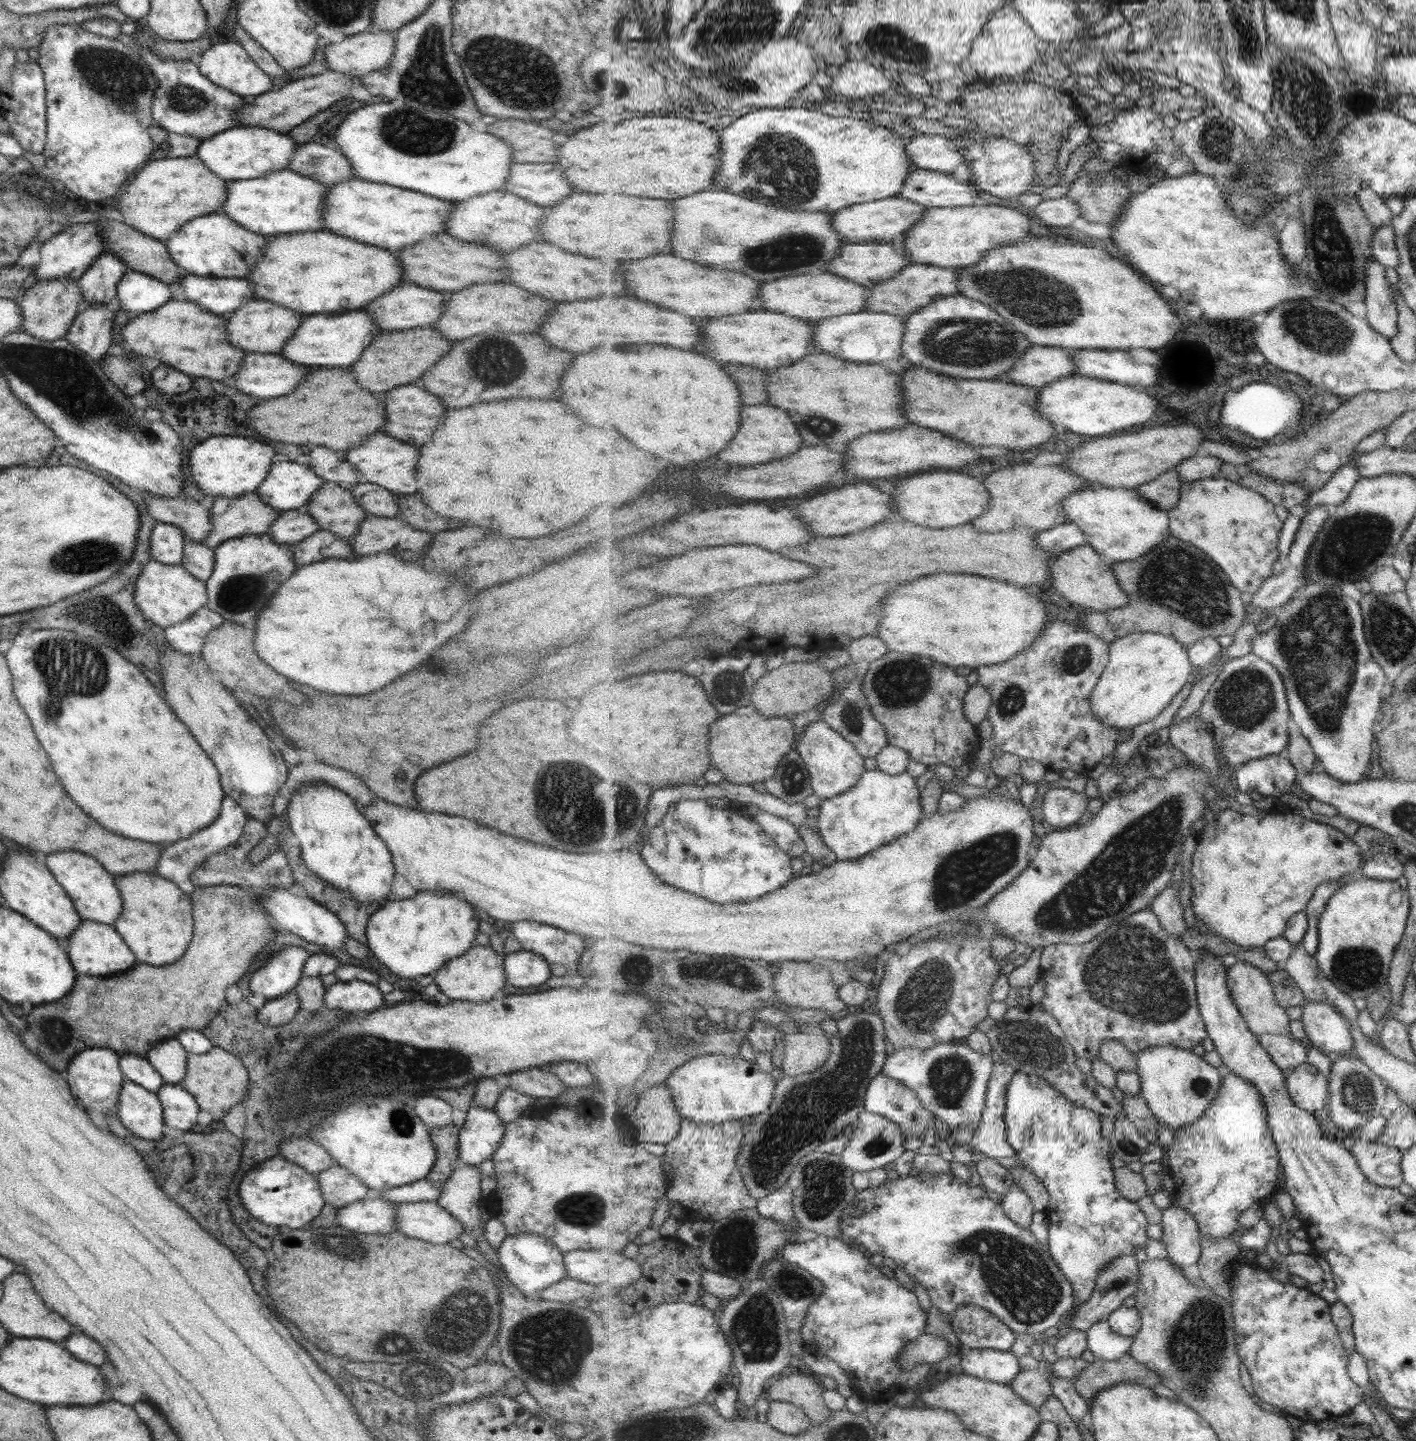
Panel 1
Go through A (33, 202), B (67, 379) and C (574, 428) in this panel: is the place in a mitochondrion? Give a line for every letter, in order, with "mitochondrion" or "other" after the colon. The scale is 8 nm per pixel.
A: mitochondrion
B: mitochondrion
C: other

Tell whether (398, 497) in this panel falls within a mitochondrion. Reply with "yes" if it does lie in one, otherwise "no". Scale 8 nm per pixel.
no

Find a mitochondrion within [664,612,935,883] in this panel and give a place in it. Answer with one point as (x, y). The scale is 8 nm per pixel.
(884, 680)

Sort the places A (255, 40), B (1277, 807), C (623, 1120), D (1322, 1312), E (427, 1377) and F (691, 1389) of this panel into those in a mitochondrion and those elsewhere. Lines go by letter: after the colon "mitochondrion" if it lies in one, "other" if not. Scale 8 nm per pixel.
A: other
B: other
C: other
D: other
E: mitochondrion
F: other

